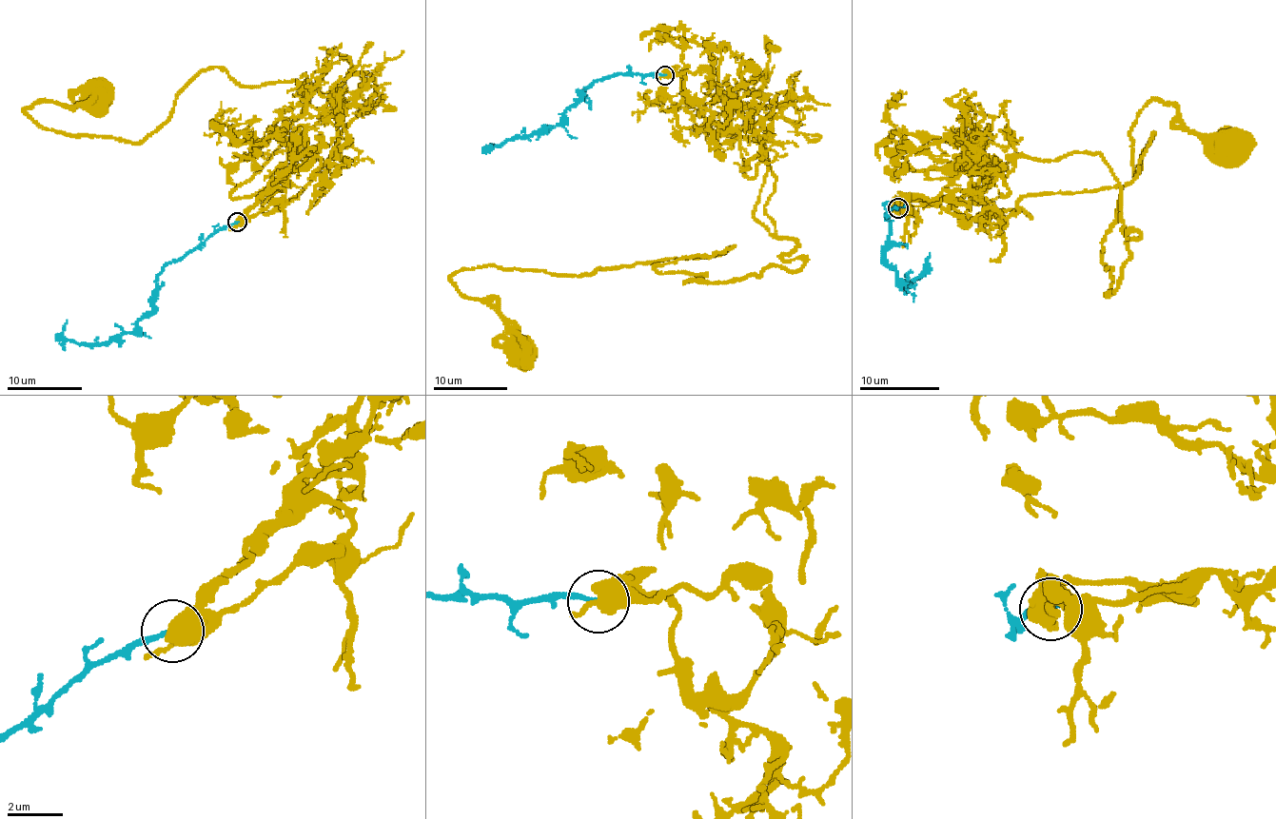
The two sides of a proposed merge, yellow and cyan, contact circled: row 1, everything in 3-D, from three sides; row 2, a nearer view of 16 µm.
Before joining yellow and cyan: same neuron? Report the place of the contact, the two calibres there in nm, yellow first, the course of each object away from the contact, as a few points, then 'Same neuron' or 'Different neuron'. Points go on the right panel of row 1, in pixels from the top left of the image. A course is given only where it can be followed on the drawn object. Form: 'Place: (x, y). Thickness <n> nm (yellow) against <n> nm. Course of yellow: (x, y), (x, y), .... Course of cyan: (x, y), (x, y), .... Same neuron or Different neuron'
Place: (898, 208). Thickness 550 nm (yellow) against 180 nm. Course of yellow: (897, 209), (1120, 187), (1106, 294), (1137, 117), (1234, 146). Course of cyan: (897, 207), (886, 213), (885, 251), (895, 279), (912, 285), (928, 265), (930, 253). Different neuron

